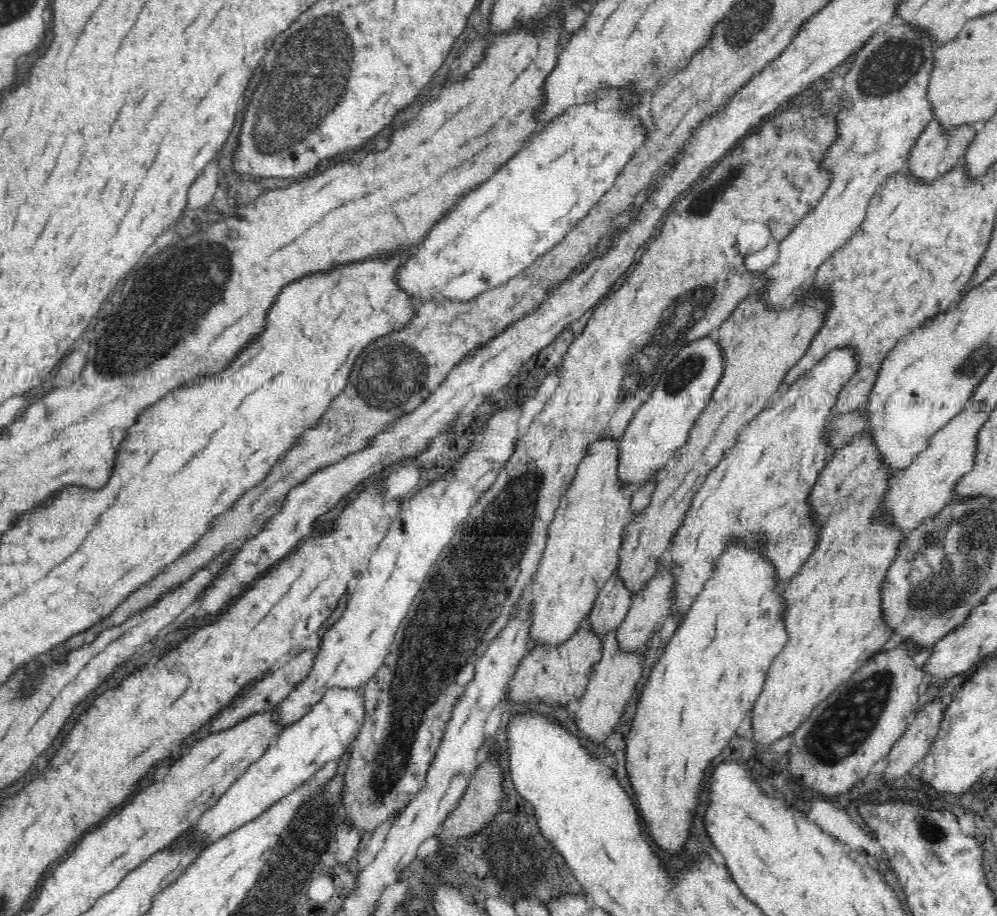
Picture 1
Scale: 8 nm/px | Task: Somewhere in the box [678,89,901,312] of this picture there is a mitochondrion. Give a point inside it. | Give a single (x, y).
(703, 203)

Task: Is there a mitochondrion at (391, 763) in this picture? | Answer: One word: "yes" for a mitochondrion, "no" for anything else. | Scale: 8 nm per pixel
yes

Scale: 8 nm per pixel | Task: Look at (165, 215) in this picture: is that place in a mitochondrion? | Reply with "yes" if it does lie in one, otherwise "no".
no

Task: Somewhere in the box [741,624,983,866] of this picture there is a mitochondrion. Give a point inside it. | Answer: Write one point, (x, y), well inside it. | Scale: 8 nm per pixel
(845, 723)

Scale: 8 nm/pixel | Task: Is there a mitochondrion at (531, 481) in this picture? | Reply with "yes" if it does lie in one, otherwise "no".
yes

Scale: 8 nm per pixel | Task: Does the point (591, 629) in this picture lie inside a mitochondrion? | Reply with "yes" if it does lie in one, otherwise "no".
no

